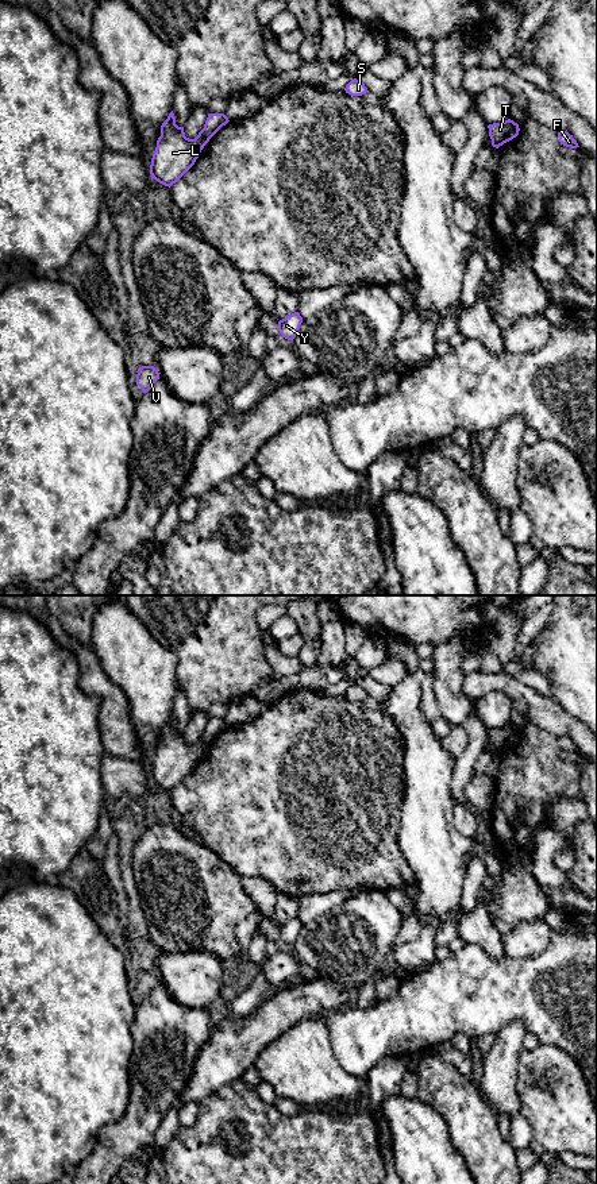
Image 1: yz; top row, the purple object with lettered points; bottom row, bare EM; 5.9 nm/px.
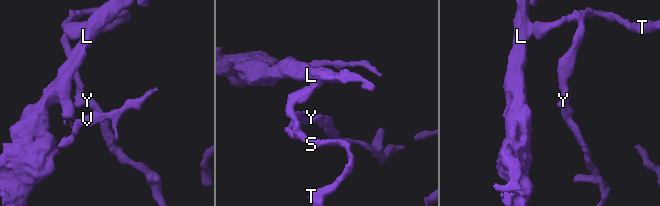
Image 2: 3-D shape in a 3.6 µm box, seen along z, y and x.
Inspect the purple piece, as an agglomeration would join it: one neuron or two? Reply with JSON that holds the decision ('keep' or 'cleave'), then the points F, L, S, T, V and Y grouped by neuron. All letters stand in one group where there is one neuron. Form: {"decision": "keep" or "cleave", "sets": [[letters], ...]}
{"decision": "cleave", "sets": [["F", "S", "T", "Y"], ["L", "V"]]}

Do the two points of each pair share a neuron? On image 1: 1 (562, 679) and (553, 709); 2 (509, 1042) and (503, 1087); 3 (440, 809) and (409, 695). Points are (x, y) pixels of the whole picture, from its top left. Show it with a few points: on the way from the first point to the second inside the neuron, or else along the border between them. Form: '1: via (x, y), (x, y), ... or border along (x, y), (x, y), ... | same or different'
1: border along (554, 697), (578, 720) | different
2: via (504, 1053), (503, 1076) | same
3: via (427, 781), (424, 751), (411, 724) | same

